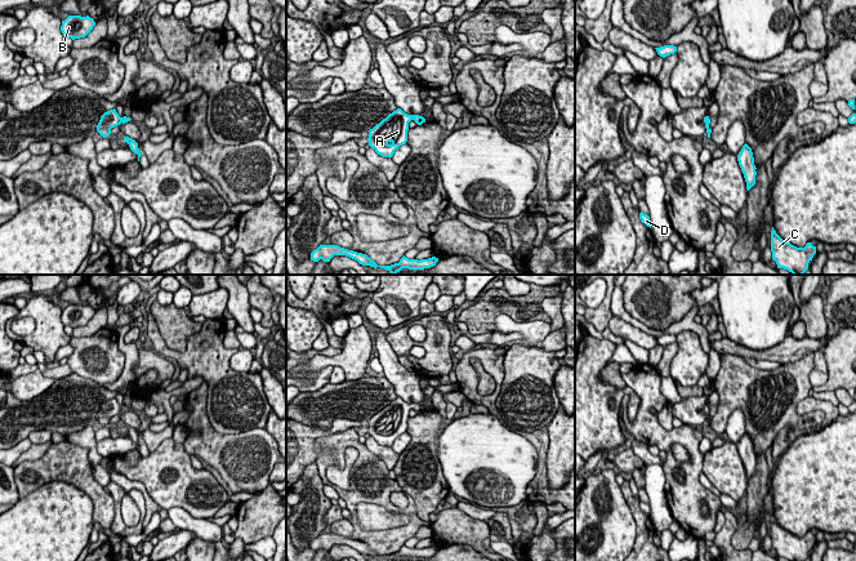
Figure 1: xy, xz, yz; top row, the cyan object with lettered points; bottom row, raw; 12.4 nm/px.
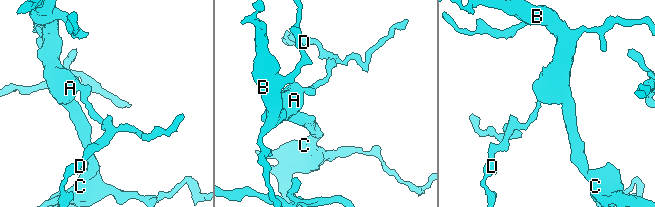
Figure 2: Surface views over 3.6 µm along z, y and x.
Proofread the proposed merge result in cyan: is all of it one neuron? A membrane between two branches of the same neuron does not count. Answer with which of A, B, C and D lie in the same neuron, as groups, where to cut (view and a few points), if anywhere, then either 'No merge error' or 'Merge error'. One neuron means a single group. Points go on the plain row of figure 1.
Groups: A B C D. No split. No merge error

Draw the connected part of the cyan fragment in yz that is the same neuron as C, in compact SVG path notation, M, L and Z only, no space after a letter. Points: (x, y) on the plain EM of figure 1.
M772 516L771 540L777 557L784 557L789 561L806 561L808 552L816 543L816 535L812 531L807 531L804 536L797 536L783 529Z

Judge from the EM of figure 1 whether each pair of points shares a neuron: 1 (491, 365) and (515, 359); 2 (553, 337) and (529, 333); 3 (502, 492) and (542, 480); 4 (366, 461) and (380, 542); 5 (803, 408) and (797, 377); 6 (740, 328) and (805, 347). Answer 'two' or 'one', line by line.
1: two
2: two
3: two
4: one
5: two
6: two

